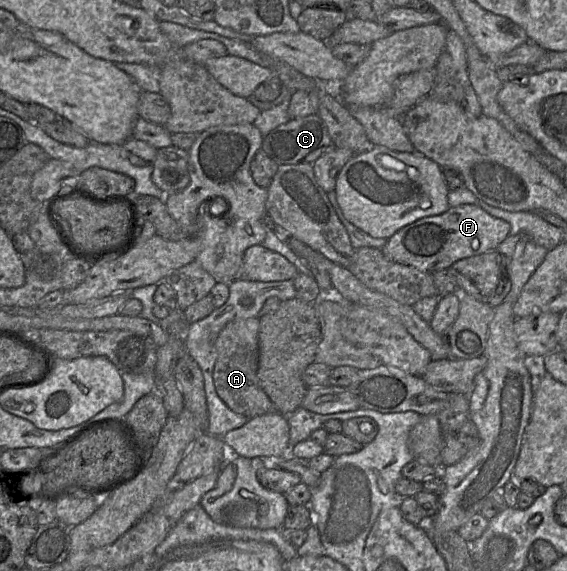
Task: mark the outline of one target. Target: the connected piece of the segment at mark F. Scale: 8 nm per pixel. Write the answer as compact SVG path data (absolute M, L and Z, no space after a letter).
M463 204L404 226L387 239L381 251L393 262L432 273L447 269L460 259L496 250L509 231L508 222L491 216L479 206Z

